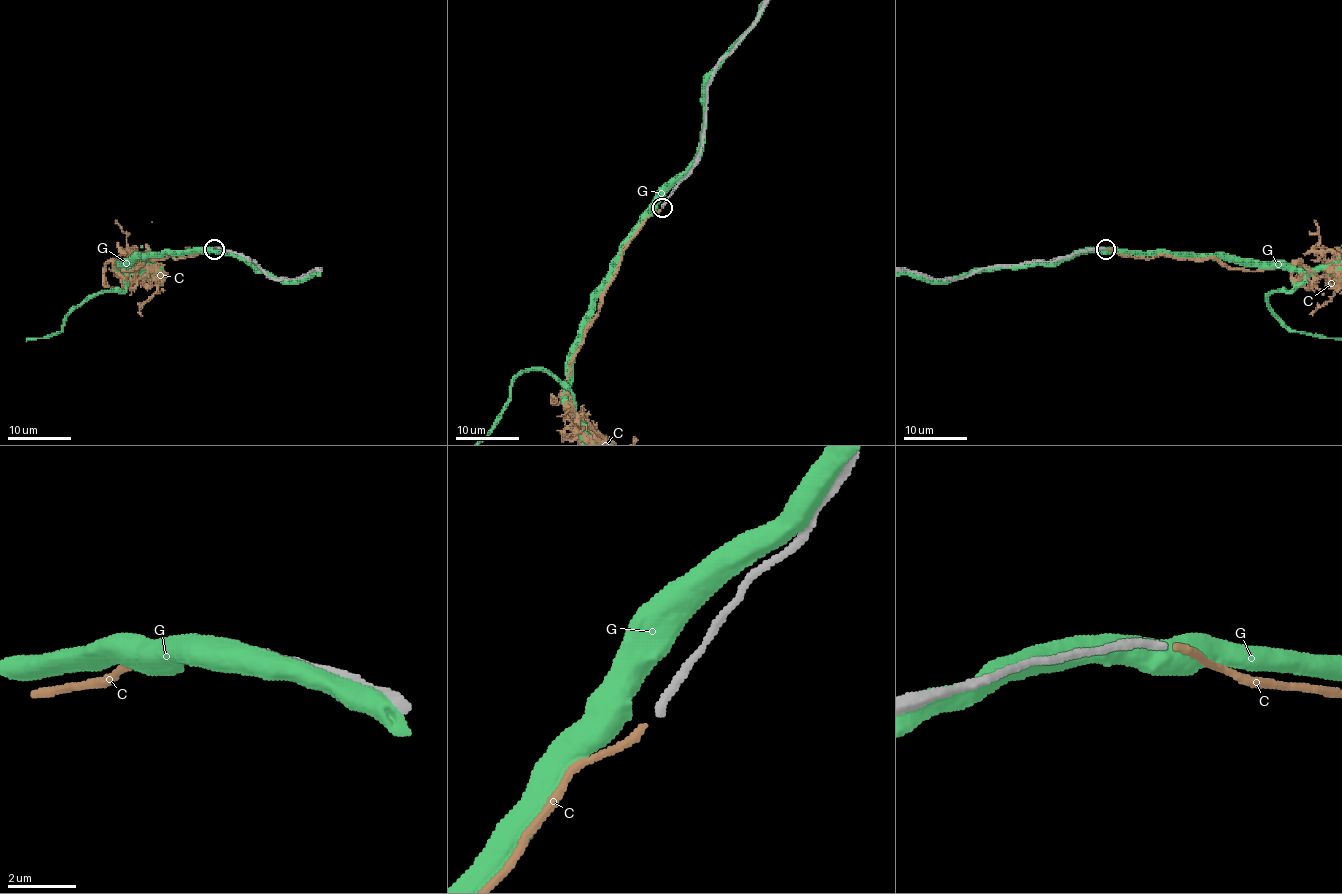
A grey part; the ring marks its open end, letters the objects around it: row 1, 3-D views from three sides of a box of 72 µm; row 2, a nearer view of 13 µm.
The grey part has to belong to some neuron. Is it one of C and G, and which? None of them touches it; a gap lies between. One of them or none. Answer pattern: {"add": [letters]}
{"add": ["C"]}

